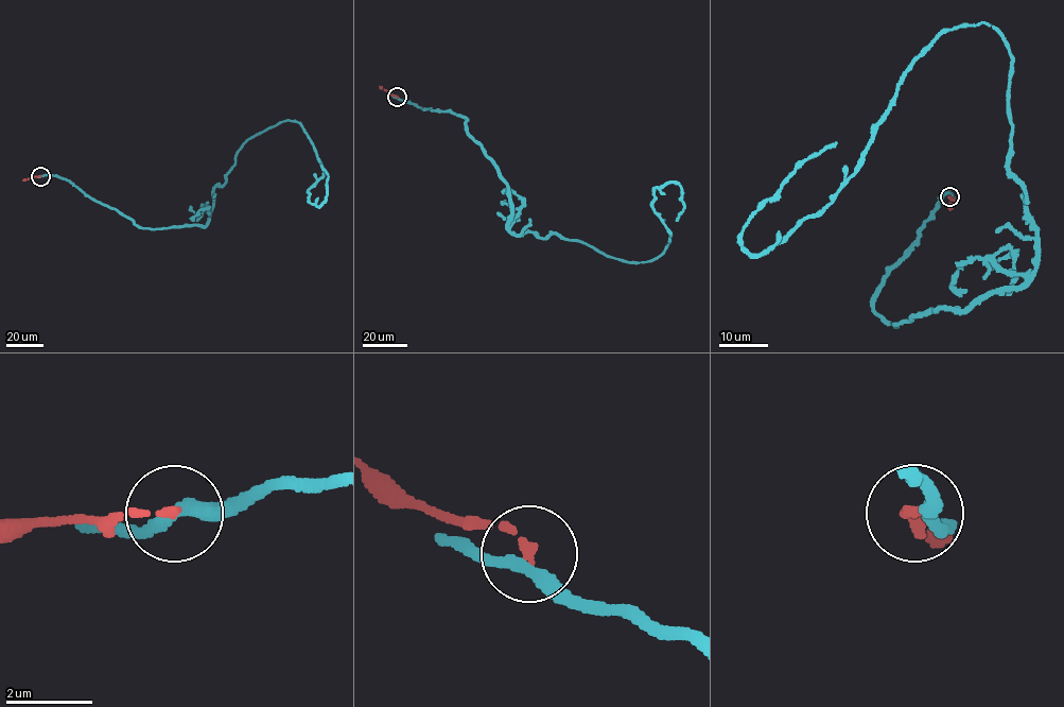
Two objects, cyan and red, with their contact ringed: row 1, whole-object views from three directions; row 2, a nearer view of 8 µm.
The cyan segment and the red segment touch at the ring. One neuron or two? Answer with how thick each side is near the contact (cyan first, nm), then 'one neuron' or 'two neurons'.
300/170 nm | two neurons

